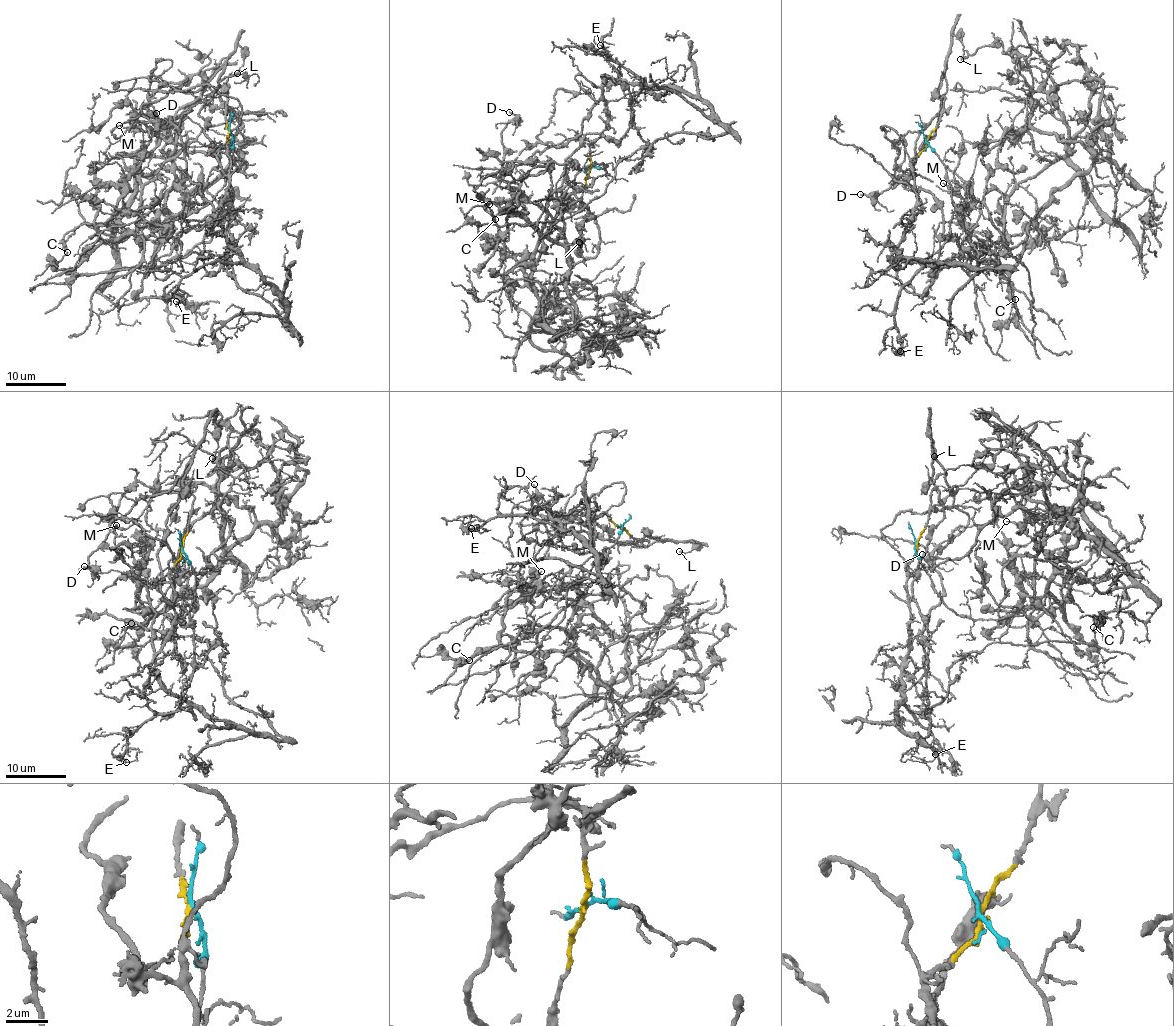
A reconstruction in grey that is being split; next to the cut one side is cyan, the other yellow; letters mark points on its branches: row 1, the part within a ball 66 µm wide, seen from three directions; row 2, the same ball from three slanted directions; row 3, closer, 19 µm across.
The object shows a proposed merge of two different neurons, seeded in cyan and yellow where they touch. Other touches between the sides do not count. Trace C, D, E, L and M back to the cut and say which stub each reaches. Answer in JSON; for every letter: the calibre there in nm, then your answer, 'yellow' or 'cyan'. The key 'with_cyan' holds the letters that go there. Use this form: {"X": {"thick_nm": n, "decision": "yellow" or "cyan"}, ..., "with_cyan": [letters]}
{"C": {"thick_nm": 170, "decision": "cyan"}, "D": {"thick_nm": 160, "decision": "yellow"}, "E": {"thick_nm": 100, "decision": "yellow"}, "L": {"thick_nm": 200, "decision": "yellow"}, "M": {"thick_nm": 160, "decision": "cyan"}, "with_cyan": ["C", "M"]}

